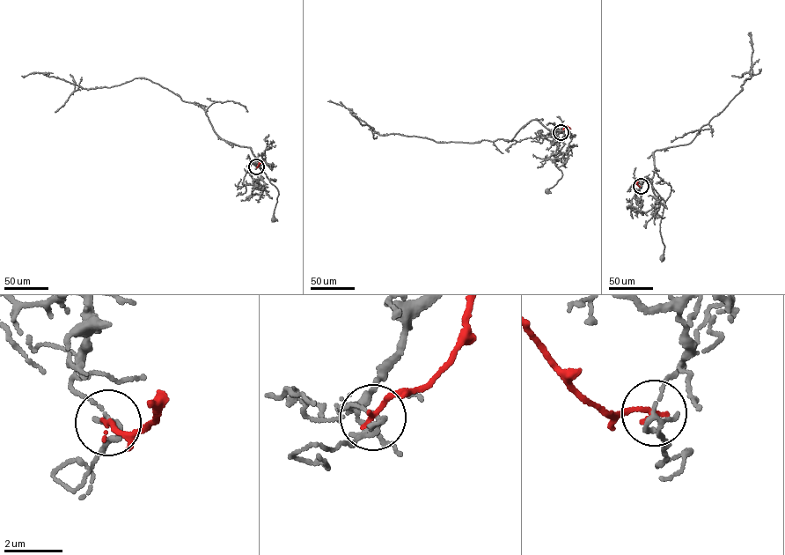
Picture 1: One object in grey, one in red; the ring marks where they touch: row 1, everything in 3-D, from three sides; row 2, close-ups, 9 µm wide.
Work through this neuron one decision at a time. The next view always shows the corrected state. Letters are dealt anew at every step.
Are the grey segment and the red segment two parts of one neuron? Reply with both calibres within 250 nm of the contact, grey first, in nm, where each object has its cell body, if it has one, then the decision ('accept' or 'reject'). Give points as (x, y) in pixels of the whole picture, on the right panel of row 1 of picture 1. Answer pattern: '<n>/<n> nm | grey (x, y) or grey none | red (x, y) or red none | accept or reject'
120/190 nm | grey (663, 258) | red none | reject

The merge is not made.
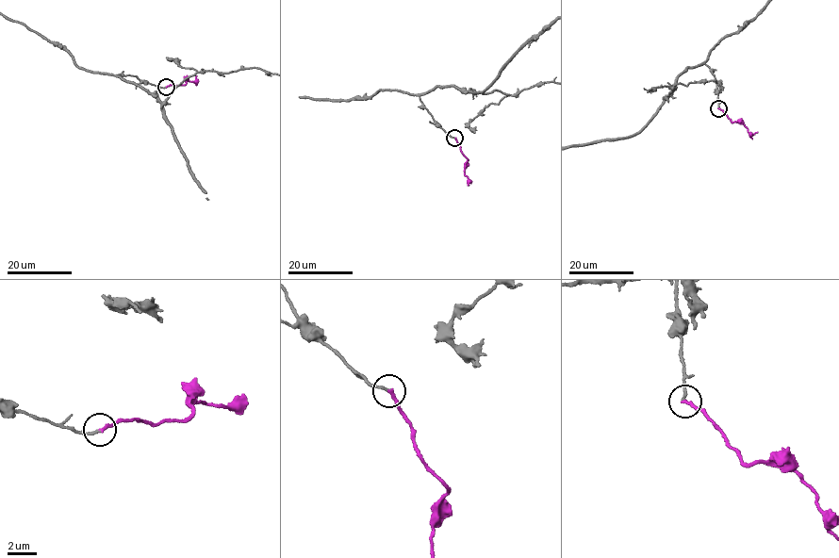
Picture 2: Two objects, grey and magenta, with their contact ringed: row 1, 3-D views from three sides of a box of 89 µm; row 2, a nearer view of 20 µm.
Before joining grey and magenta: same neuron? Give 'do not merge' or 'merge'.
merge

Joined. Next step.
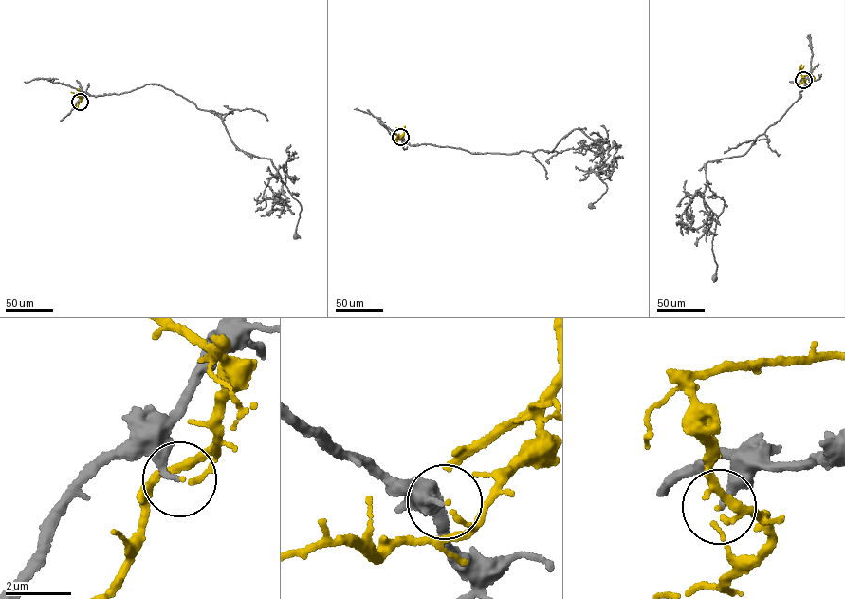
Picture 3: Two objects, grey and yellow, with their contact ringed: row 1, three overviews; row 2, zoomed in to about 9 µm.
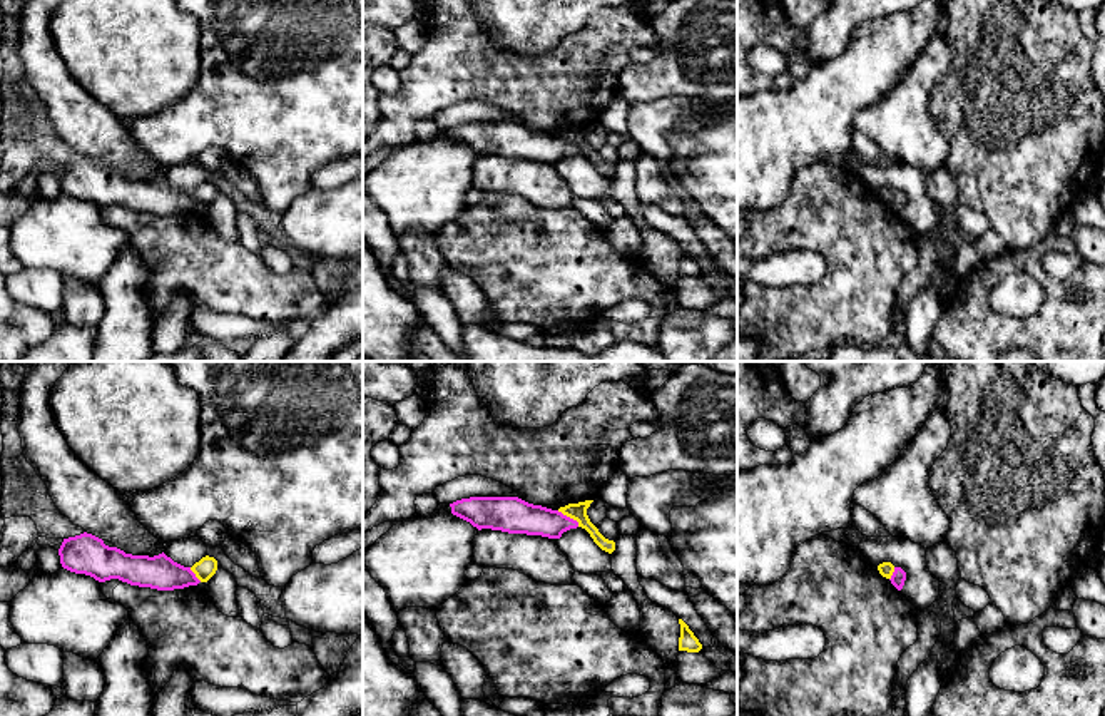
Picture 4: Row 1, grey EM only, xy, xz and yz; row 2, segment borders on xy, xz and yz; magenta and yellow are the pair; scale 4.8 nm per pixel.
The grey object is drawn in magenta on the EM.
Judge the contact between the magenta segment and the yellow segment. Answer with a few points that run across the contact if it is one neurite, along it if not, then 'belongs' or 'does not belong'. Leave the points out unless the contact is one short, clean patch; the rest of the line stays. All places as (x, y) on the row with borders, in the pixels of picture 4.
line xz (557, 511), (572, 517), (579, 526); does not belong

